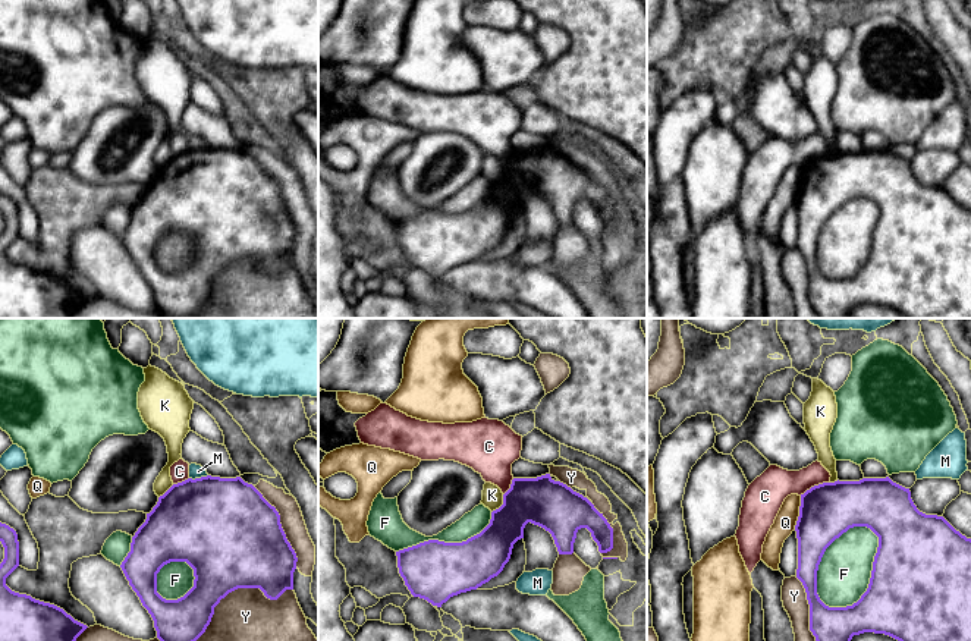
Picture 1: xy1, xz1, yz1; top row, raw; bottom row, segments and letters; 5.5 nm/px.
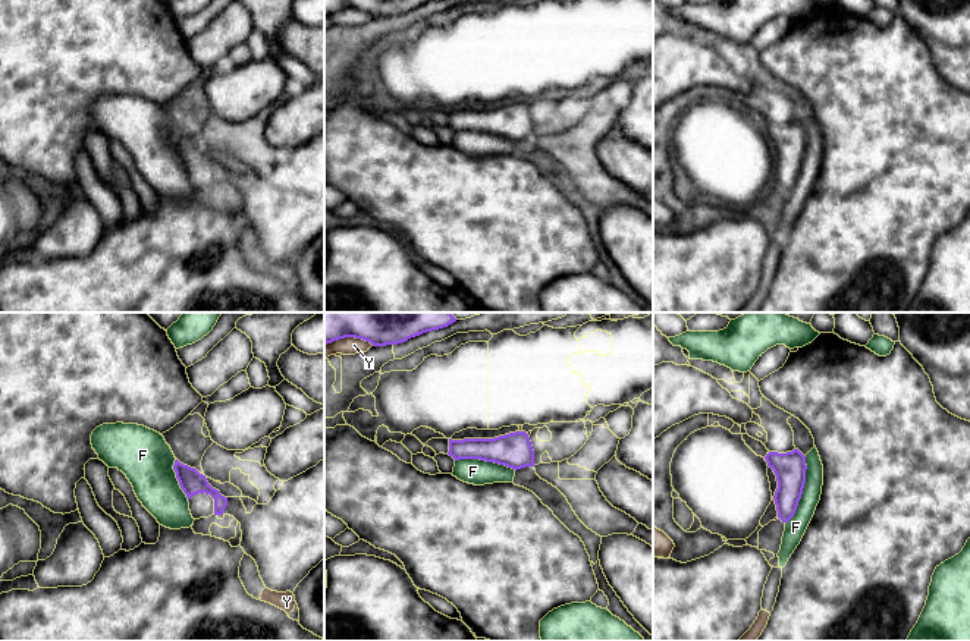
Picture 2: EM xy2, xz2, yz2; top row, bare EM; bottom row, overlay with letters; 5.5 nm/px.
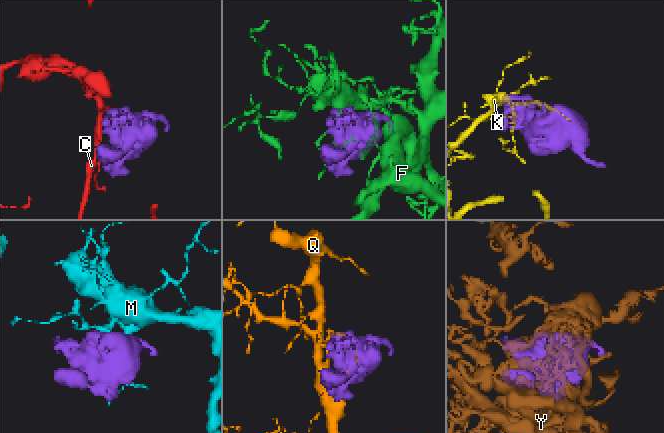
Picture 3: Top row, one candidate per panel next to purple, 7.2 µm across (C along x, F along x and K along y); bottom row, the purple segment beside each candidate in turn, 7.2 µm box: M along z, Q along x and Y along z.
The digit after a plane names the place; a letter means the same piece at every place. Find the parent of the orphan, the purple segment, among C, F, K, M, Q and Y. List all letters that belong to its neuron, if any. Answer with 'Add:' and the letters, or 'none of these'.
Add: none of these

